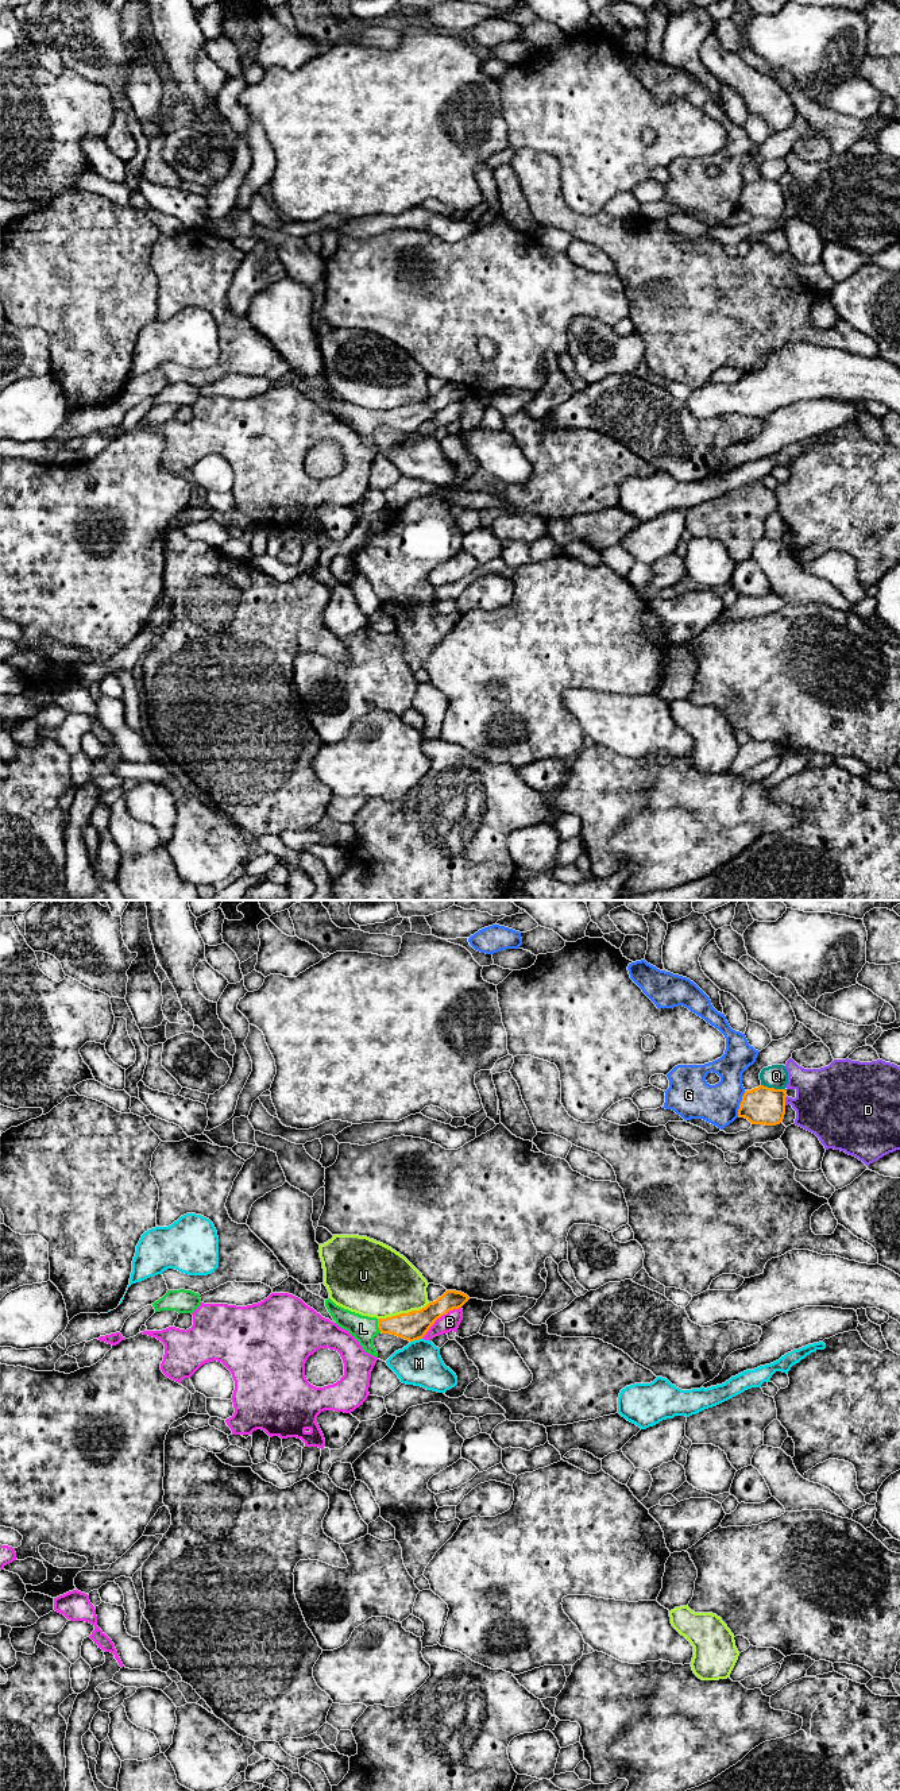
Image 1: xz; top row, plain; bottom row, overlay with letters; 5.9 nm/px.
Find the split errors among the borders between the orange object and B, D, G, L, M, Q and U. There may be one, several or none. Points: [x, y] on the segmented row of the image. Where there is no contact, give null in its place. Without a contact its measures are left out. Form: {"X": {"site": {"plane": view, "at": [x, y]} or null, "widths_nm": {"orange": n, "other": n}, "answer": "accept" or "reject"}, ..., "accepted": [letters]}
{"B": {"site": {"plane": "xz", "at": [439, 1317]}, "widths_nm": {"orange": 170, "other": 110}, "answer": "reject"}, "D": {"site": {"plane": "xz", "at": [784, 1100]}, "widths_nm": {"orange": 220, "other": 380}, "answer": "reject"}, "G": {"site": {"plane": "xz", "at": [741, 1103]}, "widths_nm": {"orange": 220, "other": 240}, "answer": "reject"}, "L": {"site": {"plane": "xz", "at": [378, 1326]}, "widths_nm": {"orange": 170, "other": 160}, "answer": "accept"}, "M": {"site": {"plane": "xz", "at": [416, 1339]}, "widths_nm": {"orange": 170, "other": 260}, "answer": "reject"}, "Q": {"site": {"plane": "xz", "at": [773, 1088]}, "widths_nm": {"orange": 220, "other": 140}, "answer": "reject"}, "U": {"site": {"plane": "xz", "at": [404, 1313]}, "widths_nm": {"orange": 170, "other": 420}, "answer": "reject"}, "accepted": ["L"]}

